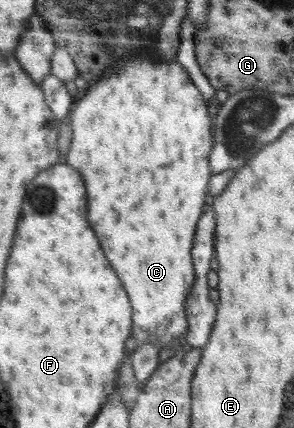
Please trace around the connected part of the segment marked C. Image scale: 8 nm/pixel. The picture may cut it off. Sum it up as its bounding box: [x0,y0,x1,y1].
[66,56,213,350]

